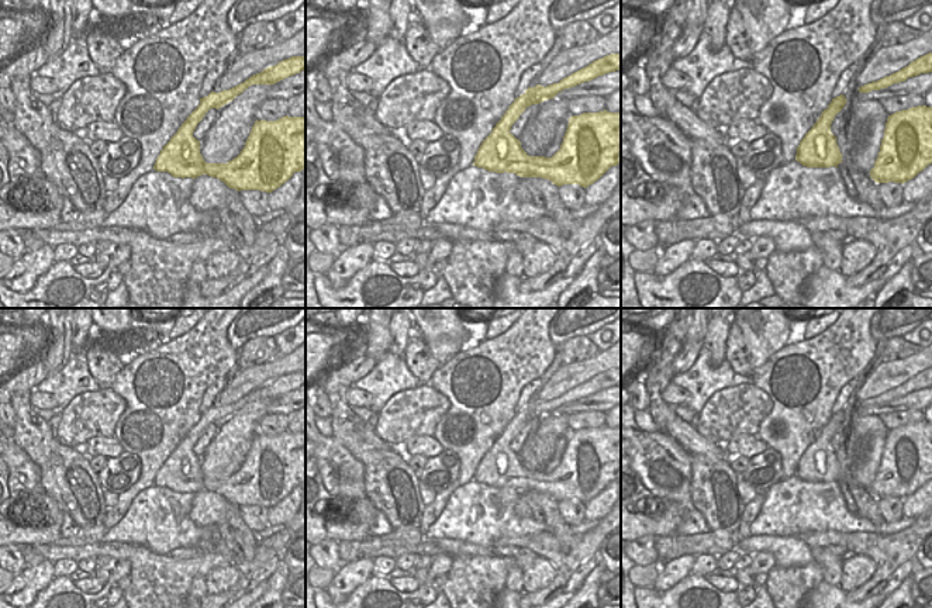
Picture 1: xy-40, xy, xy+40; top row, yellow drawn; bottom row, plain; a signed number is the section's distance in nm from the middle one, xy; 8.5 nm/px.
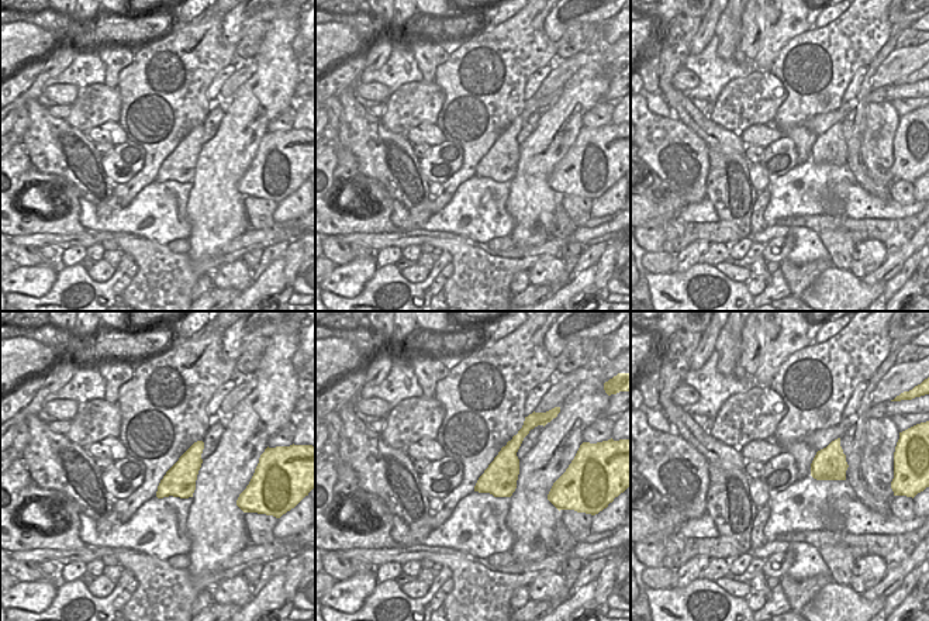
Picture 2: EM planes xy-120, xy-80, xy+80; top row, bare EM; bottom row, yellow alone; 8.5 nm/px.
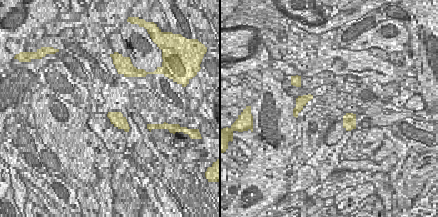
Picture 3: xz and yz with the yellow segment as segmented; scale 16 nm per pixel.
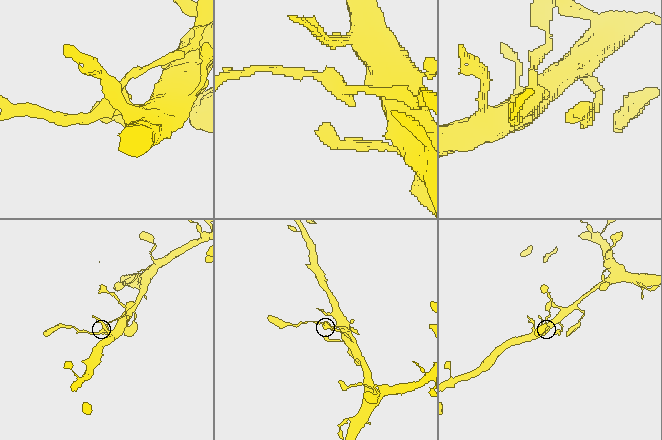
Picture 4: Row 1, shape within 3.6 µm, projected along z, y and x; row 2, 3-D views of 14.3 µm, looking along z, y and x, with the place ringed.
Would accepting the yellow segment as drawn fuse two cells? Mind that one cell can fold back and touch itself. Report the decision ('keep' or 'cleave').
cleave

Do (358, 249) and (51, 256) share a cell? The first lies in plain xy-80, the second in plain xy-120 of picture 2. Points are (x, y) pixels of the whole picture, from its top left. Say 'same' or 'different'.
same

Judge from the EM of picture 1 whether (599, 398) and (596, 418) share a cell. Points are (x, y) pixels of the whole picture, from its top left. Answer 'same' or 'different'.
different

